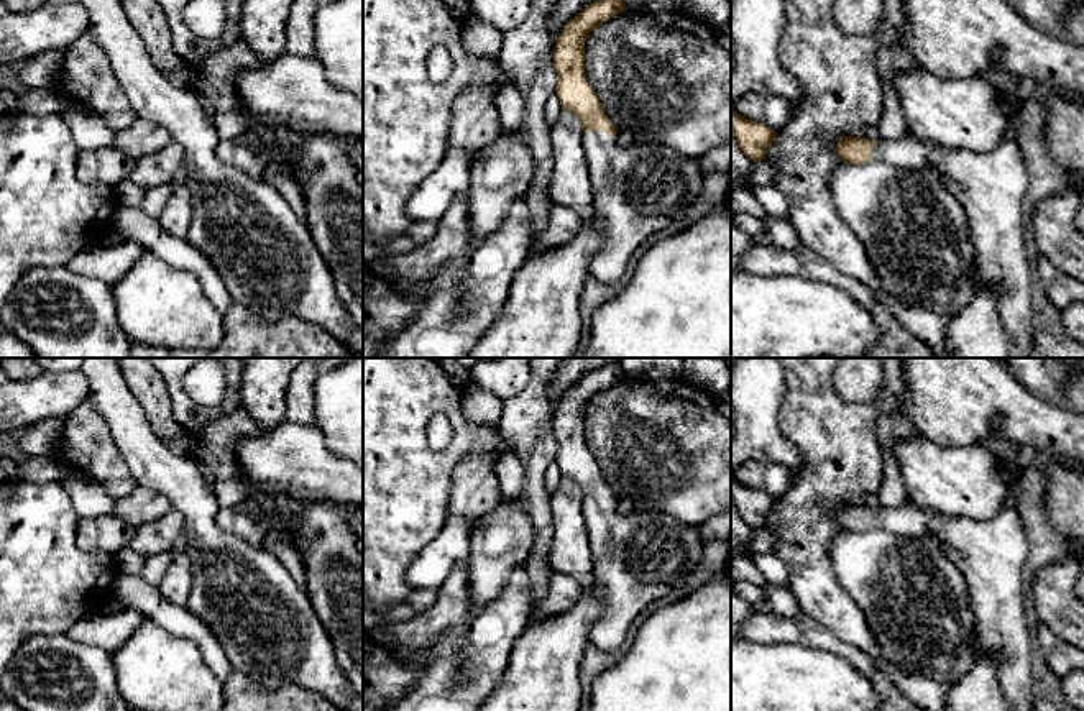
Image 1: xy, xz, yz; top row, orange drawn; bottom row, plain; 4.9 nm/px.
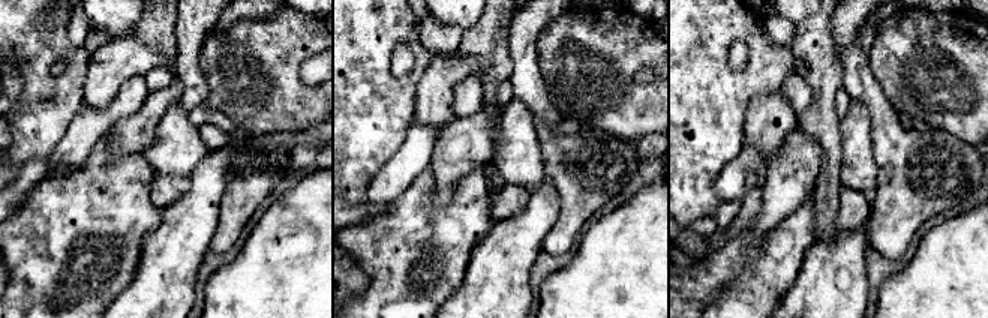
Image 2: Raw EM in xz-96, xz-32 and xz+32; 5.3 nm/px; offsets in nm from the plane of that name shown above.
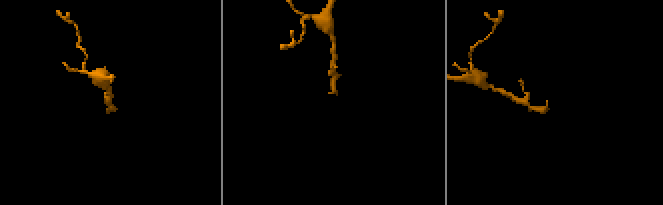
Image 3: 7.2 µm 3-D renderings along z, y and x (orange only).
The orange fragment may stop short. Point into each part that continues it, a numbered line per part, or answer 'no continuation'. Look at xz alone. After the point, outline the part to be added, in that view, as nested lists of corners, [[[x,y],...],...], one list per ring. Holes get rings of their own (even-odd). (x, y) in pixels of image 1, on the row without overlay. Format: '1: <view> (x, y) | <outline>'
1: xz (634, 564) | [[[585,499],[585,507],[593,558],[591,581],[603,598],[603,612],[593,621],[588,637],[596,649],[613,652],[621,649],[642,611],[685,583],[703,560],[706,542],[698,527],[667,514],[654,514],[639,522],[632,514],[621,516],[608,499]]]

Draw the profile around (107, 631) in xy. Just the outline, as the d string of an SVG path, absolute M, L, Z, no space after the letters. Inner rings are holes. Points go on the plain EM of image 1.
M133 609L97 612L79 619L66 635L113 654L145 621L146 617Z

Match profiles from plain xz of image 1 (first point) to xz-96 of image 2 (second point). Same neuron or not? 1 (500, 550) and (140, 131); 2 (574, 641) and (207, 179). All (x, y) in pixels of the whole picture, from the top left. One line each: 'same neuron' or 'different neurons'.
1: same neuron
2: same neuron

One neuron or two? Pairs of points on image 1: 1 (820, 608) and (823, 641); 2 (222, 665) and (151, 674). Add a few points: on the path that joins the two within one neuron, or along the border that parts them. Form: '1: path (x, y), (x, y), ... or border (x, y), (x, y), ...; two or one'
1: border (802, 611), (843, 641), (853, 644); two
2: border (183, 637), (199, 649), (206, 665), (224, 682); two

